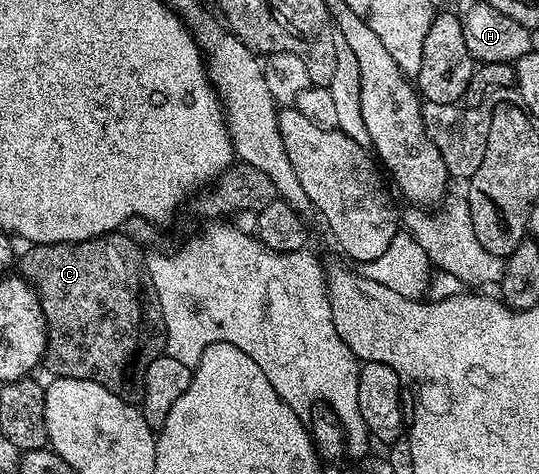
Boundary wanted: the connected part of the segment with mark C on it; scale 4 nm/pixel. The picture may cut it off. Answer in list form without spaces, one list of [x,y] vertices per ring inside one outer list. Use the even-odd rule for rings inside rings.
[[[126,232],[103,234],[86,242],[39,242],[25,247],[16,266],[38,297],[46,321],[44,366],[59,378],[92,380],[108,392],[134,404],[142,393],[142,374],[152,360],[163,357],[166,348],[165,322],[150,283],[144,254]]]

